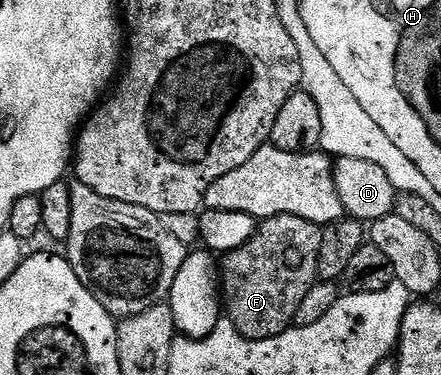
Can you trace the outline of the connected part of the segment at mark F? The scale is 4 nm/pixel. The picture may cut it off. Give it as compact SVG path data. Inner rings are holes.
M280 214L264 219L258 225L253 238L243 248L235 248L220 259L220 293L223 295L223 310L244 338L267 340L279 336L293 326L295 312L303 304L307 292L318 282L317 261L323 244L323 229L303 216Z

